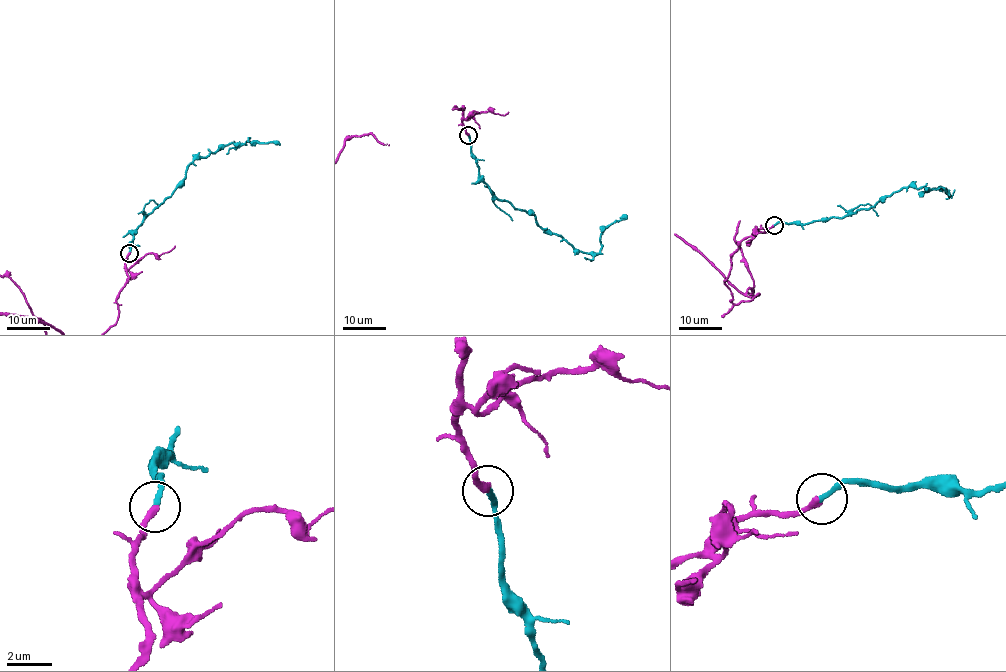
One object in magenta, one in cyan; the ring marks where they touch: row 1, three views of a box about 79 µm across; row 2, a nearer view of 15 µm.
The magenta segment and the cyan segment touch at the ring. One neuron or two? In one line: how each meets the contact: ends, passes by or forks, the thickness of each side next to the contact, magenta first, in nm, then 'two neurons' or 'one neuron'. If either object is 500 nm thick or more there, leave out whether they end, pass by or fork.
magenta ends; cyan ends; calibres 320 and 240 nm; one neuron

